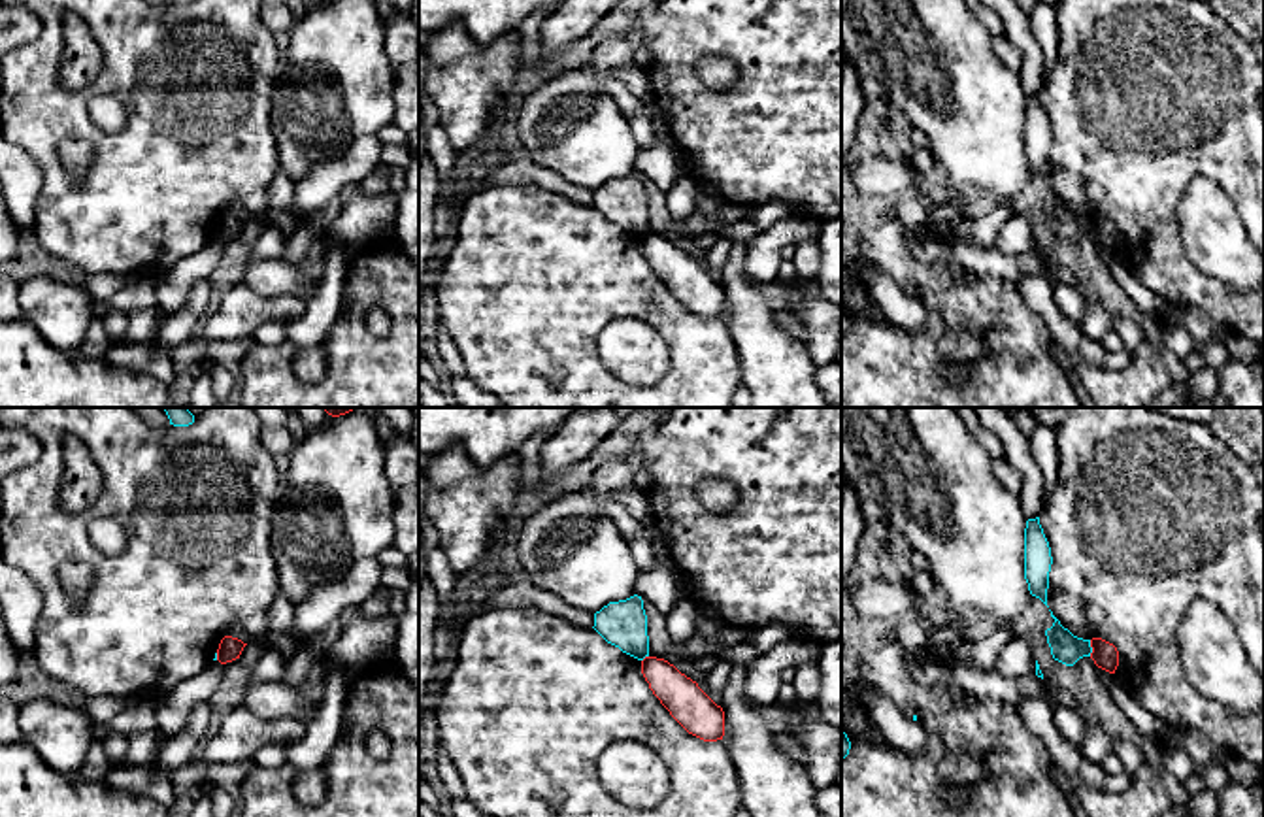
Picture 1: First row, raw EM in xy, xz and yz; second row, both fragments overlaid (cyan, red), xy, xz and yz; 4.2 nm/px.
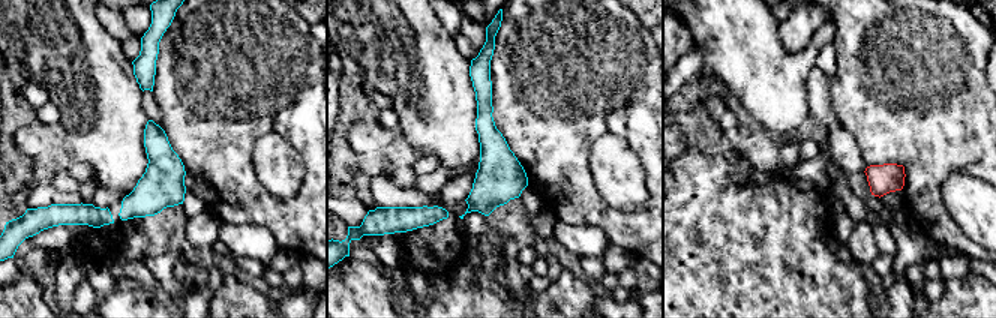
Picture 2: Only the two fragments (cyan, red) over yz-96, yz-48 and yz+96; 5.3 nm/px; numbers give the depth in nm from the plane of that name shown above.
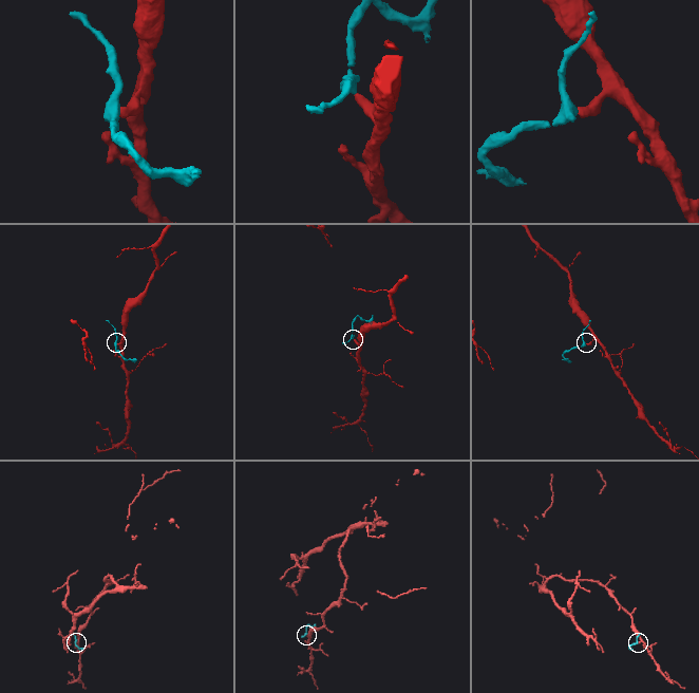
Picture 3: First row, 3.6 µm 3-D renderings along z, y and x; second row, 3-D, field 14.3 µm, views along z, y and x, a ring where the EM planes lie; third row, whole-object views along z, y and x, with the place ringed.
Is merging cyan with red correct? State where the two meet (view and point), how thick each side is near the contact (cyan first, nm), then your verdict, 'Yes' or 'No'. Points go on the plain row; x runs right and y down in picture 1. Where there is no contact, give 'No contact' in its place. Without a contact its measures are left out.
Touches cyan at yz (1091, 225). Thickness 130 nm (cyan) against 110 nm. No

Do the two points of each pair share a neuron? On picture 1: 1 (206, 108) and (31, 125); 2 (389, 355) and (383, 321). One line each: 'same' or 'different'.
1: same
2: different

